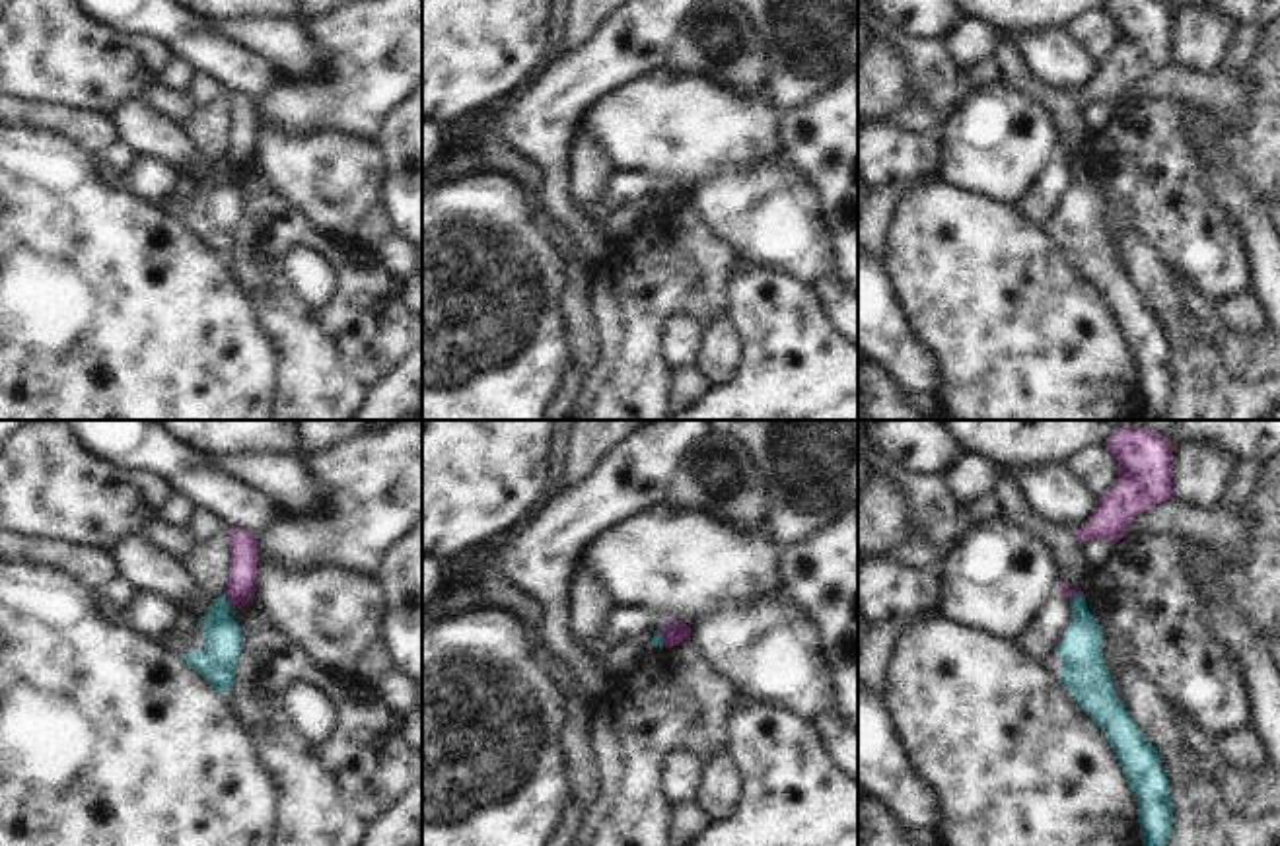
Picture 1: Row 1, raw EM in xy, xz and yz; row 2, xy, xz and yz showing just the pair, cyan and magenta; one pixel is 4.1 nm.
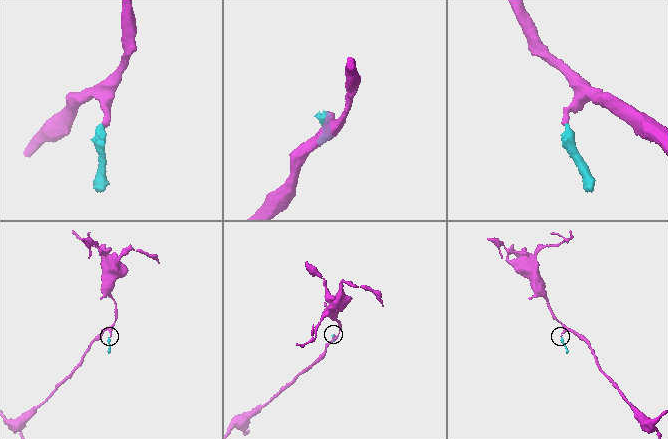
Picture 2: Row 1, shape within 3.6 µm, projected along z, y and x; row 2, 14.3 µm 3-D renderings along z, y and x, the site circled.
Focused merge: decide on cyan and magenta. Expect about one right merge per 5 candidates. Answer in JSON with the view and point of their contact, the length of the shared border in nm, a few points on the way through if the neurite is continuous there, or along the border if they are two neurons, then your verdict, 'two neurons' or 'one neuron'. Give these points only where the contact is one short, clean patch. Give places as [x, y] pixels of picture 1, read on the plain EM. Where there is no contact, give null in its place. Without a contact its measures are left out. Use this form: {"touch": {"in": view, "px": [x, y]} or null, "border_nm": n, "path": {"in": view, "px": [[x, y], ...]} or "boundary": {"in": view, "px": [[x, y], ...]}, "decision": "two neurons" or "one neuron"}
{"touch": {"in": "xy", "px": [226, 164]}, "border_nm": 70, "boundary": {"in": "xy", "px": [[224, 158], [232, 170]]}, "decision": "two neurons"}

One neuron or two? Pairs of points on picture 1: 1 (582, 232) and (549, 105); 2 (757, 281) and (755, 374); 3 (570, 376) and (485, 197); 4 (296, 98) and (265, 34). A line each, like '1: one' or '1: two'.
1: one
2: one
3: two
4: two

